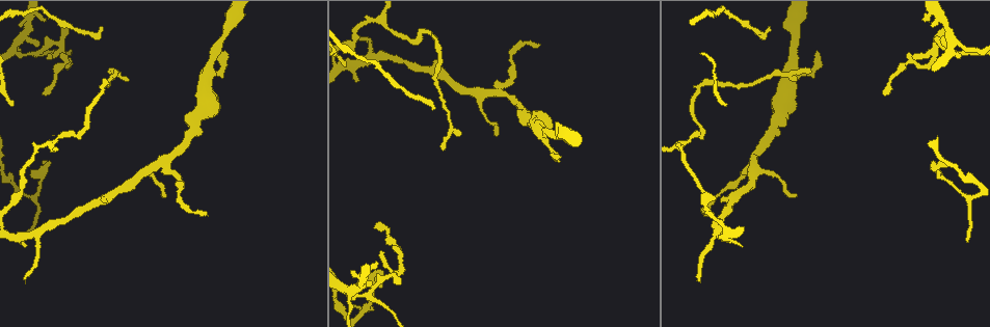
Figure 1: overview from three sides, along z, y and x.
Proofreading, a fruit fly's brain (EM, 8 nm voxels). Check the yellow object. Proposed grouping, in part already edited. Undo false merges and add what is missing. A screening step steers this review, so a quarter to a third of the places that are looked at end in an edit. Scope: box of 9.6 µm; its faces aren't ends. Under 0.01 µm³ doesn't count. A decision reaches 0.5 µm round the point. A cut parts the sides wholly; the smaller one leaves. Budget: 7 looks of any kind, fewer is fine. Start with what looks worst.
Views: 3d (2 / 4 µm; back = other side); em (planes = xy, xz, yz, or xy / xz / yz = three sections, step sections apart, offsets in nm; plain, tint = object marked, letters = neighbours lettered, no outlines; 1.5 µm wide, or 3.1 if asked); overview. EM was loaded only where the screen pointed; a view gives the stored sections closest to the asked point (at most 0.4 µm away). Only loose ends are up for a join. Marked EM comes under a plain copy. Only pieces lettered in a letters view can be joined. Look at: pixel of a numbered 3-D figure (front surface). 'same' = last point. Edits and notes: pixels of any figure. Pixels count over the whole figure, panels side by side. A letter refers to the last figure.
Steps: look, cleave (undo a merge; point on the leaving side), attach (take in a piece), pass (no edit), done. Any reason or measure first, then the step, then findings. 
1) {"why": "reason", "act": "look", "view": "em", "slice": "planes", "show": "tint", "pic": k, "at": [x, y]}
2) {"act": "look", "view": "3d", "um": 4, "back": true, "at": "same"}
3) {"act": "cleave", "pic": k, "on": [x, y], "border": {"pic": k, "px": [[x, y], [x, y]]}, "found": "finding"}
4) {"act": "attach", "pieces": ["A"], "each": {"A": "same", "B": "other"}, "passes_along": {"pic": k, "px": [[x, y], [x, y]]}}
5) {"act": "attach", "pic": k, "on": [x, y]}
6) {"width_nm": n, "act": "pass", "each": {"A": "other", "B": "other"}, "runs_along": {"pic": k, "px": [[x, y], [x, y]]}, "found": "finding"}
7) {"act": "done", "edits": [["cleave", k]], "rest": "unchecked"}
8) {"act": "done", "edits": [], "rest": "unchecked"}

{"why": "tapers out", "act": "look", "view": "em", "slice": "yz", "step": 4, "show": "tint", "pic": 1, "at": [699, 280]}

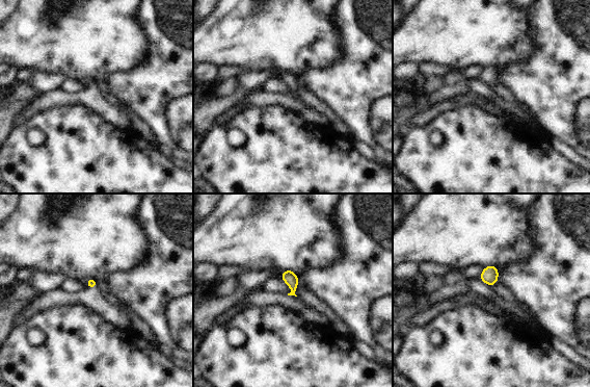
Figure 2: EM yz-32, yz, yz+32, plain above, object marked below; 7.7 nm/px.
{"act": "look", "view": "em", "slice": "planes", "show": "letters", "at": "same"}

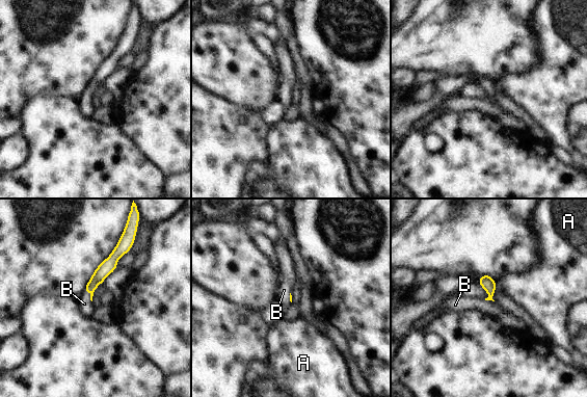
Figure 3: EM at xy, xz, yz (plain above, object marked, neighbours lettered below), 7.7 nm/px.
{"act": "attach", "pieces": ["B"], "each": {"A": "other", "B": "same"}, "passes_along": {"pic": 3, "px": [[486, 282], [489, 299], [458, 303]]}, "found": "it goes on there"}

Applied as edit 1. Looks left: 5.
{"act": "look", "view": "overview"}

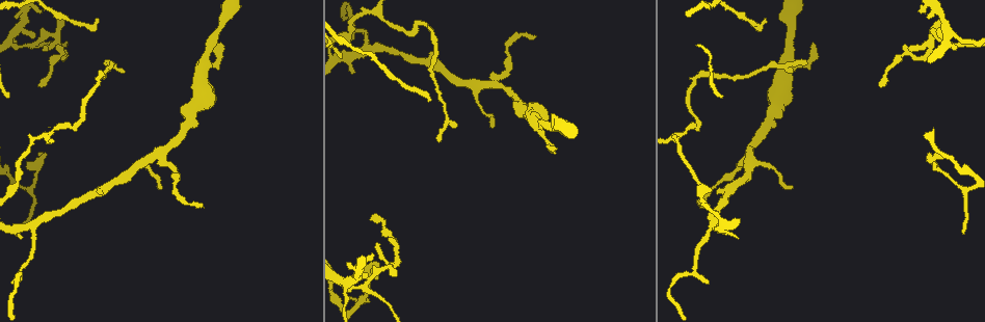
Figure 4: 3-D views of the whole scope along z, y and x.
{"act": "look", "view": "3d", "um": 4, "pic": 4, "at": [45, 136]}

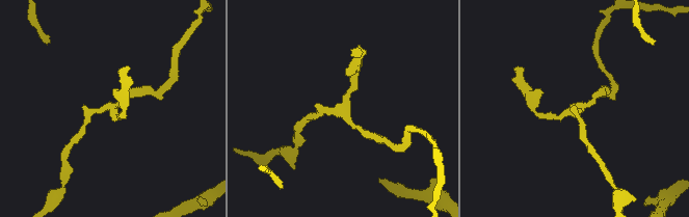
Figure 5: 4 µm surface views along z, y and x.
{"why": "need the tissue", "act": "look", "view": "em", "slice": "planes", "show": "letters", "pic": 5, "at": [341, 111]}

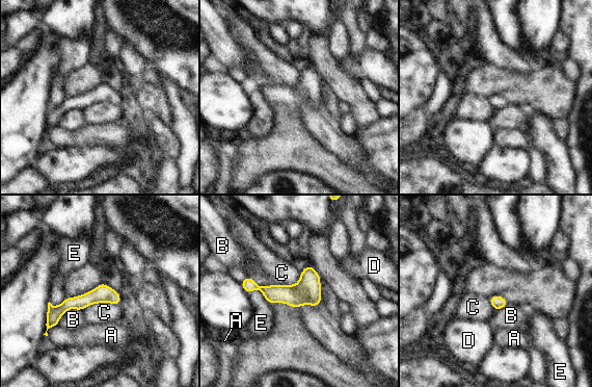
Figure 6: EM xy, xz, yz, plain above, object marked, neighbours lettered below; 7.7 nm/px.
{"width_nm": 140, "act": "pass", "each": {"A": "other", "B": "other", "C": "other", "D": "other", "E": "other"}, "runs_along": {"pic": 6, "px": [[244, 283], [318, 301]]}, "found": "one cell here"}

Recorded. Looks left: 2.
{"why": "calibre changes", "act": "look", "view": "em", "slice": "planes", "show": "tint", "pic": 4, "at": [161, 153]}

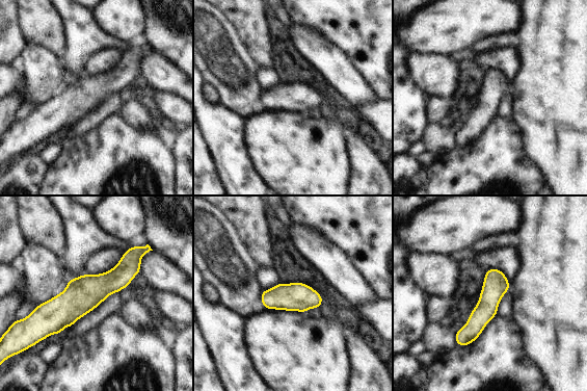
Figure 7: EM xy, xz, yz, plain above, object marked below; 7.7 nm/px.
{"why": "see the neighbours", "act": "look", "view": "em", "slice": "planes", "show": "letters", "at": "same"}

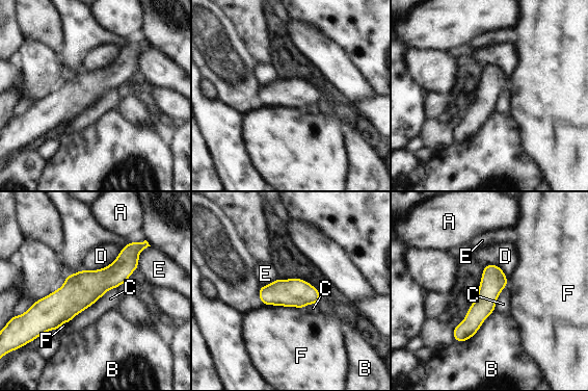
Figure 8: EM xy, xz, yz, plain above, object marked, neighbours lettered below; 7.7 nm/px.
{"act": "pass", "each": {"A": "other", "B": "other", "C": "other", "D": "other", "E": "other", "F": "other"}, "runs_along": {"pic": 8, "px": [[136, 253], [61, 306], [32, 311]]}, "found": "one cell here"}

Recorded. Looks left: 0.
{"act": "done", "edits": [["attach", 3]], "rest": "unchecked"}

